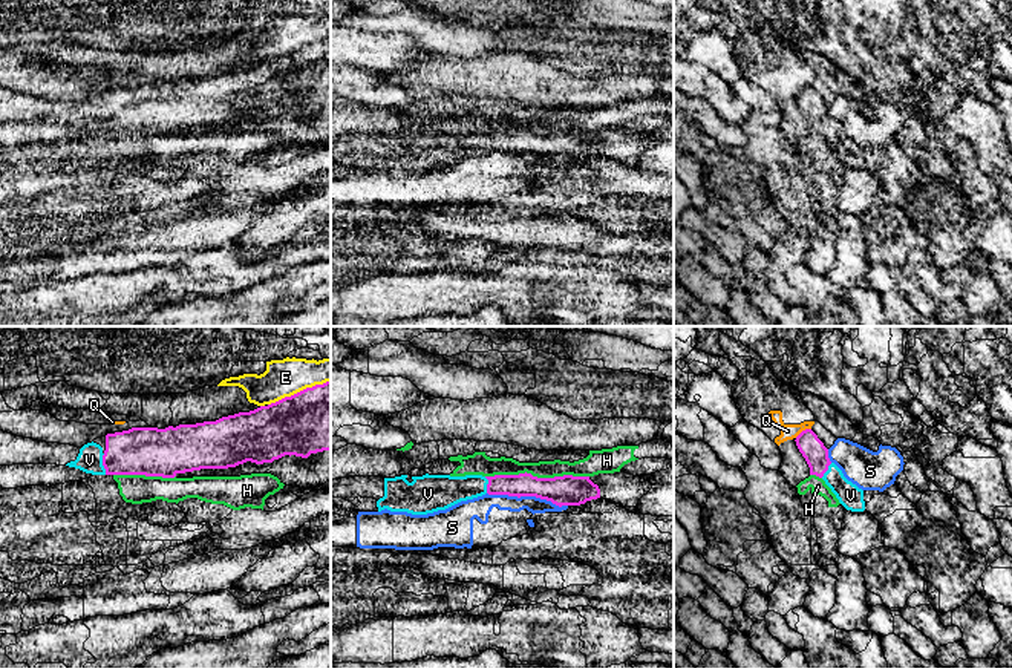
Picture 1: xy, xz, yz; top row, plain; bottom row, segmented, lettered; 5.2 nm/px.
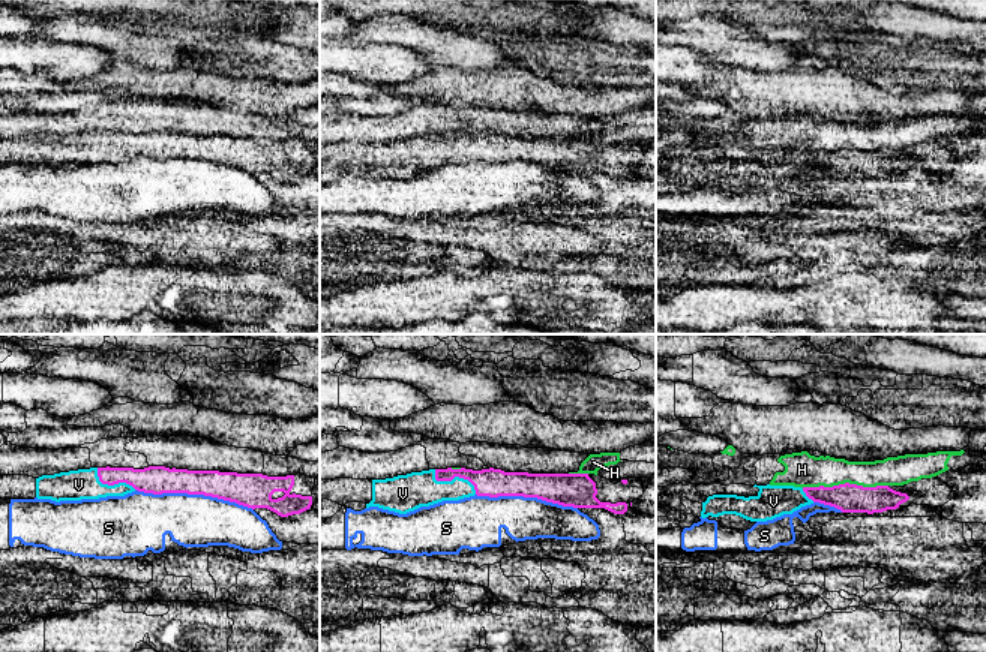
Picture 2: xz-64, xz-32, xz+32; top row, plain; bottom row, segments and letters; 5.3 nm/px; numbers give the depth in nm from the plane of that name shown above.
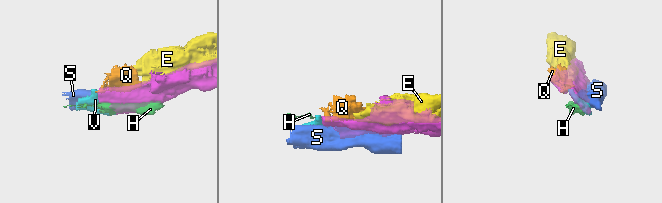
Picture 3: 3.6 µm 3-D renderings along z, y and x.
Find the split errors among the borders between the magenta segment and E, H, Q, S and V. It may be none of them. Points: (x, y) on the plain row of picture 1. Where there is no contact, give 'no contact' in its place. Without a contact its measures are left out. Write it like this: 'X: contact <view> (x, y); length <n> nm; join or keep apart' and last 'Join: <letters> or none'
E: contact xy (300, 48); length 360 nm; keep apart
H: contact xz (536, 134); length 550 nm; keep apart
Q: contact yz (803, 88); length 100 nm; keep apart
S: contact xz (527, 152); length 440 nm; keep apart
V: contact xy (103, 121); length 110 nm; join
Join: V

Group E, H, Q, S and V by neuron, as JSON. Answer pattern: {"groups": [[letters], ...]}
{"groups": [["E", "Q"], ["H"], ["S"], ["V"]]}

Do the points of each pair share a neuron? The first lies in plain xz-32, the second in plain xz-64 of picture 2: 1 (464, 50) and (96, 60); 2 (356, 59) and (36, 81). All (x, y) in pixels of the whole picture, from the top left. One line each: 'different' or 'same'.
1: different
2: different

